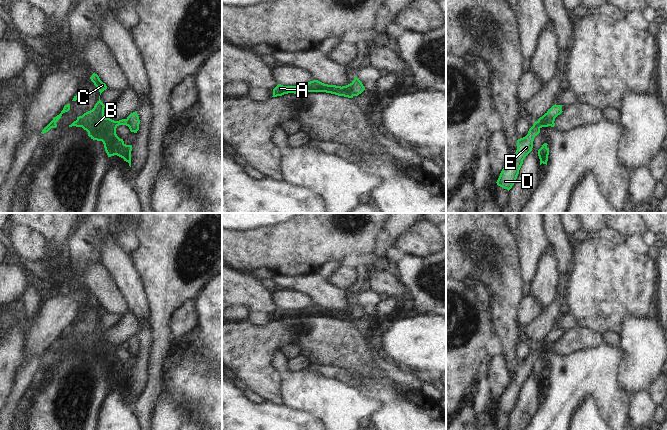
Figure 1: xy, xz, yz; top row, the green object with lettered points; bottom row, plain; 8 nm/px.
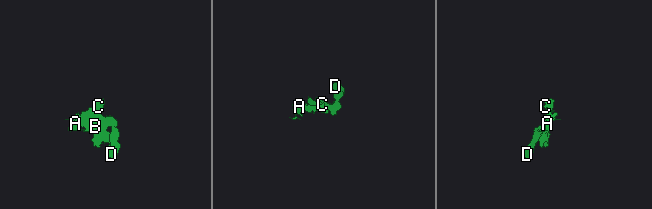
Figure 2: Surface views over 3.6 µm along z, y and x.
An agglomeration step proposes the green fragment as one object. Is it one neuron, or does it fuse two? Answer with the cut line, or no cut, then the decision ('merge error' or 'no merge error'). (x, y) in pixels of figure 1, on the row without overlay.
cut in yz along (554, 342), (539, 346); merge error

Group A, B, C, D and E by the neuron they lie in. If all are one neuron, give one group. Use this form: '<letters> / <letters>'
A B C / D E

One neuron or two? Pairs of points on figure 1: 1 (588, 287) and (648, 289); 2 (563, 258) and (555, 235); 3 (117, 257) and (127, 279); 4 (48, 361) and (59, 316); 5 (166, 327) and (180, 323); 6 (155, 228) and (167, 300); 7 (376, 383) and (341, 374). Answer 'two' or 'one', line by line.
1: one
2: one
3: one
4: two
5: two
6: one
7: one

